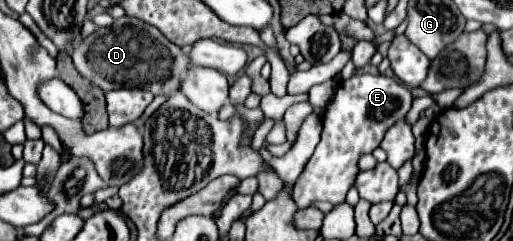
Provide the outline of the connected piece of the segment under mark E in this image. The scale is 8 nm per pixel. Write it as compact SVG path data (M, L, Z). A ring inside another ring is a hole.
M354 74L342 82L326 108L322 140L294 186L294 202L298 208L310 206L314 200L326 200L330 204L344 202L358 174L356 158L380 146L386 130L408 114L412 100L412 92L406 84L382 74Z

